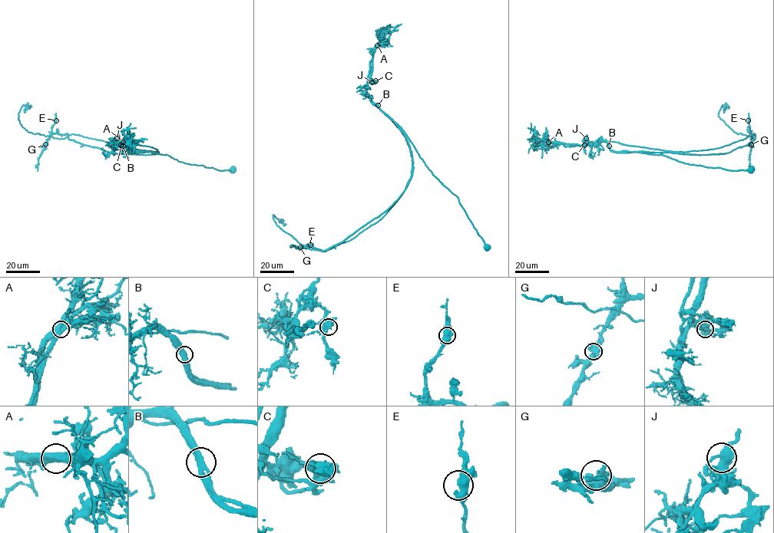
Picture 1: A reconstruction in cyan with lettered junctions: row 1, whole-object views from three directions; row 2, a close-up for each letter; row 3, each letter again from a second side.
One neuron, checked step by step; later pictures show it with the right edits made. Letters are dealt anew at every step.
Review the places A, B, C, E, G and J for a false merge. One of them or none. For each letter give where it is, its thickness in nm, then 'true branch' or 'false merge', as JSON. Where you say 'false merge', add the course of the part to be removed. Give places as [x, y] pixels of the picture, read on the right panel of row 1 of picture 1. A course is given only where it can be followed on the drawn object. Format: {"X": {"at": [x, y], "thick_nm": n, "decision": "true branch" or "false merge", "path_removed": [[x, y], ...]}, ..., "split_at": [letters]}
{"A": {"at": [548, 142], "thick_nm": 600, "decision": "false merge", "path_removed": [[549, 143], [615, 141], [686, 152], [753, 139], [719, 117], [724, 104], [723, 113]]}, "B": {"at": [609, 146], "thick_nm": 440, "decision": "true branch"}, "C": {"at": [584, 145], "thick_nm": 460, "decision": "true branch"}, "E": {"at": [748, 120], "thick_nm": 600, "decision": "true branch"}, "G": {"at": [751, 144], "thick_nm": 600, "decision": "true branch"}, "J": {"at": [586, 138], "thick_nm": 440, "decision": "true branch"}, "split_at": ["A"]}

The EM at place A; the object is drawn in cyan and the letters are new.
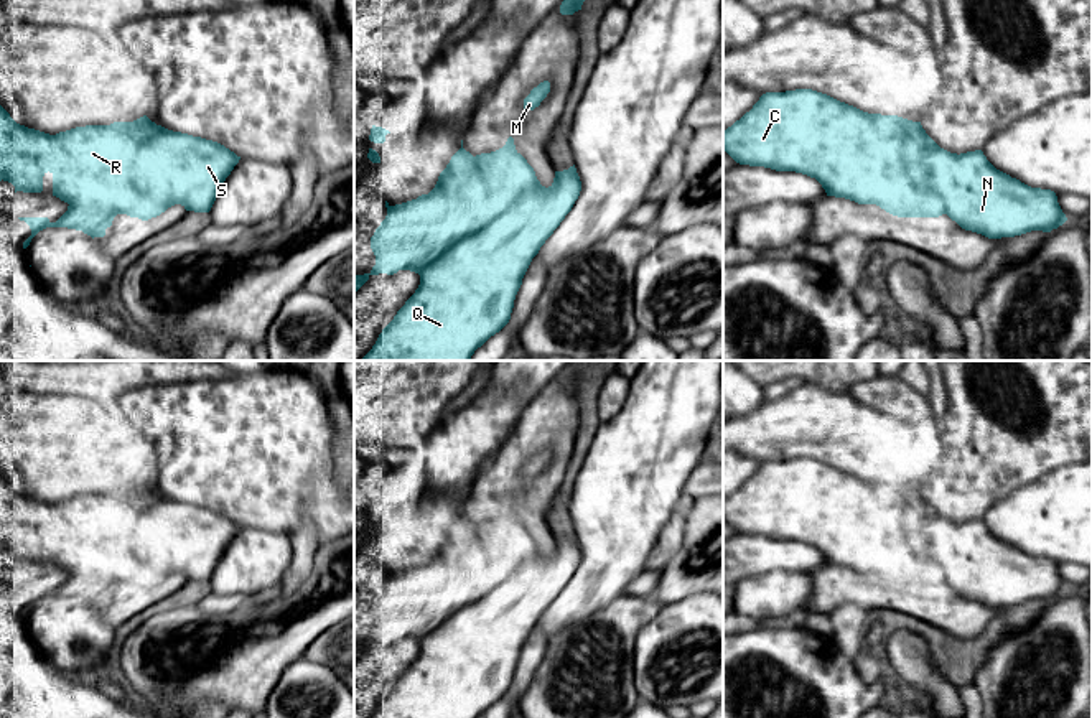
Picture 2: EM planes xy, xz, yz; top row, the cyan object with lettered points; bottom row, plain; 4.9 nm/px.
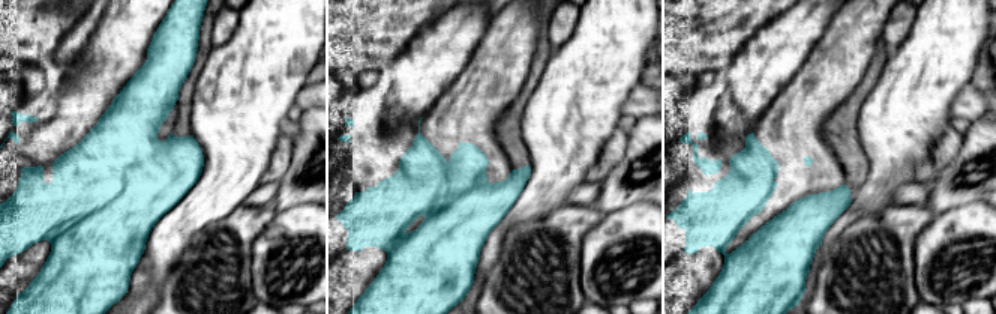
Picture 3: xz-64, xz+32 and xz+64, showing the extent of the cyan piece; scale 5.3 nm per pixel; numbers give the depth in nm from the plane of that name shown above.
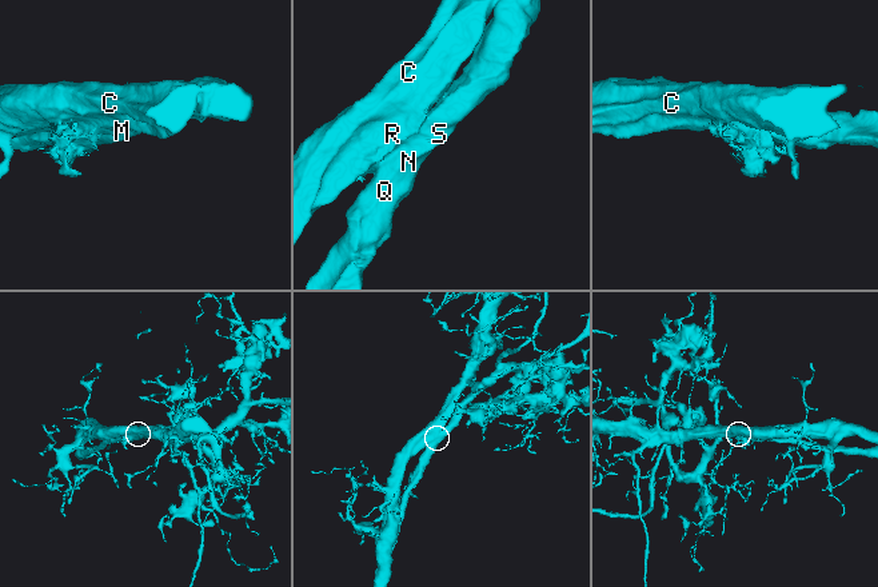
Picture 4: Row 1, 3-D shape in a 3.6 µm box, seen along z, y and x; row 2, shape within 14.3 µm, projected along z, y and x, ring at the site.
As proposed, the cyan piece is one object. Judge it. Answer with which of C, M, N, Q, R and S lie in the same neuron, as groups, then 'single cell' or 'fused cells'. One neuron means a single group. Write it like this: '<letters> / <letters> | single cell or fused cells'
C M R / N Q S | fused cells

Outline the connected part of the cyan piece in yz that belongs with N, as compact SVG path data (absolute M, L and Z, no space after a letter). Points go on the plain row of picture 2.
M936 515L926 520L922 527L916 527L914 520L909 519L906 537L916 550L919 566L909 576L881 576L898 586L939 586L947 583L962 598L988 608L1015 606L1031 599L1051 601L1067 590L1054 560L1031 557L996 538L982 519L957 524Z

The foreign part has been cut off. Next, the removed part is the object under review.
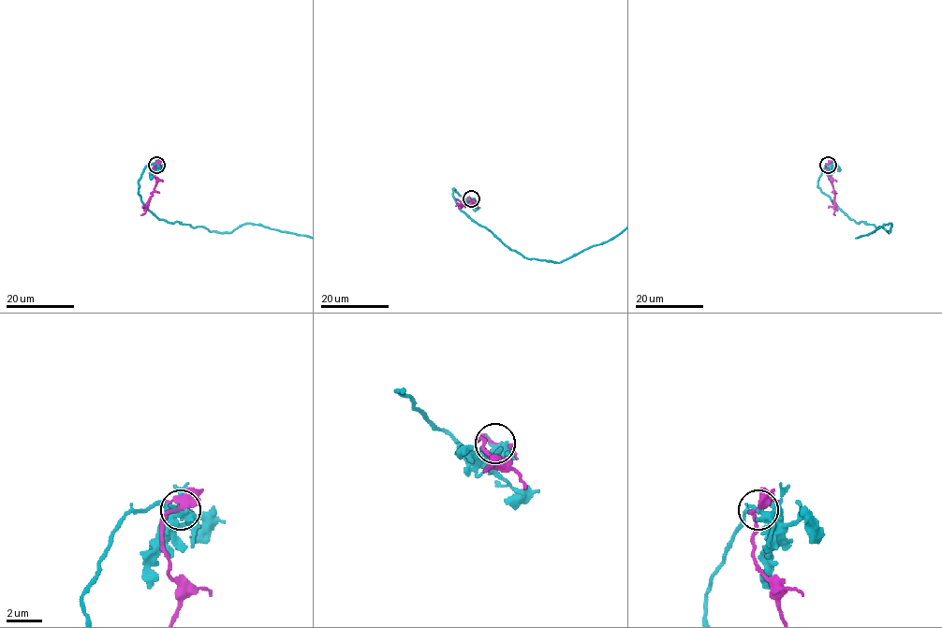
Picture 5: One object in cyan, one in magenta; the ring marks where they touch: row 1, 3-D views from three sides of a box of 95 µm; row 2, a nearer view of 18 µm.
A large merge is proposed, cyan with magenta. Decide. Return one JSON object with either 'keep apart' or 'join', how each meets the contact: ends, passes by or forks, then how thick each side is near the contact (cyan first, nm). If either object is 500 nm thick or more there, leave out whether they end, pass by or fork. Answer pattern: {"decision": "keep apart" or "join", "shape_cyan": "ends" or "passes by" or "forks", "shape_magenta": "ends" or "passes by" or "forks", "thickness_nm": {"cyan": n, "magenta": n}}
{"decision": "keep apart", "shape_cyan": "forks", "shape_magenta": "forks", "thickness_nm": {"cyan": 320, "magenta": 300}}

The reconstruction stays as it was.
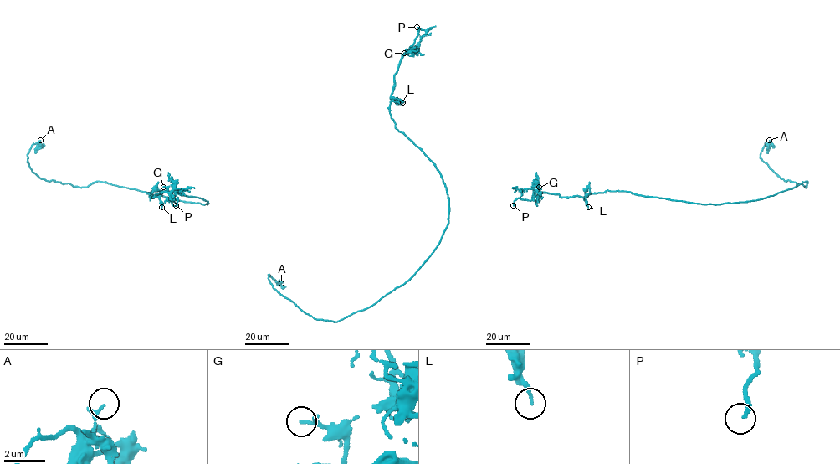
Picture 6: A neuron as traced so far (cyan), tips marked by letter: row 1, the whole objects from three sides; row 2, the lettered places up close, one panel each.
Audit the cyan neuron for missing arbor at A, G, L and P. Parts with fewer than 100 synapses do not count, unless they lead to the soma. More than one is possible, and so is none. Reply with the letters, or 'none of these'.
P

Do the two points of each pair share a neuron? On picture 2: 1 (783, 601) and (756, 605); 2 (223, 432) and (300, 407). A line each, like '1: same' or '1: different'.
1: same
2: same

